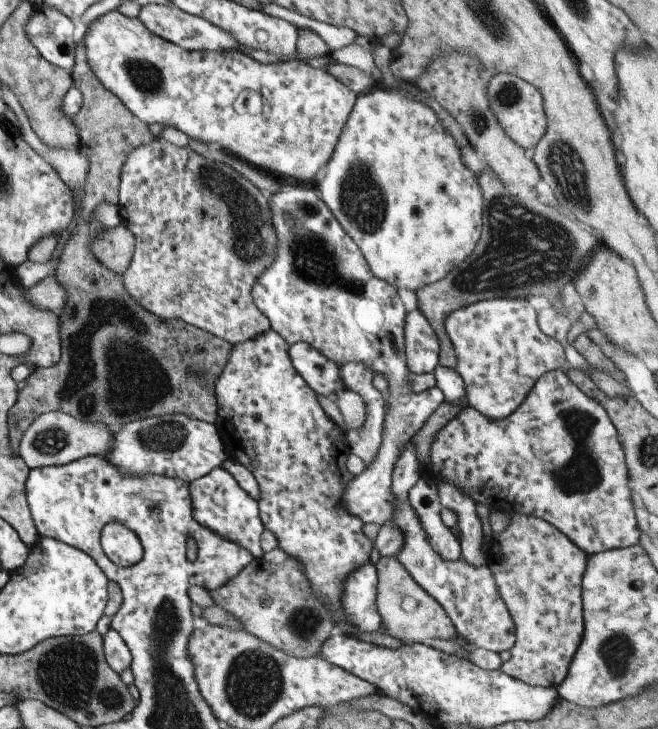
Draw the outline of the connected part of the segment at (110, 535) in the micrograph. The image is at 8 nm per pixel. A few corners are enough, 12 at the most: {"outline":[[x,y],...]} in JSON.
{"outline":[[119,523],[101,529],[103,554],[121,568],[143,554],[135,533]]}

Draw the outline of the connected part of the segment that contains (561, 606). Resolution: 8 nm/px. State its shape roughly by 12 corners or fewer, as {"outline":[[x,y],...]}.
{"outline":[[511,515],[486,564],[515,625],[499,670],[557,688],[587,555]]}

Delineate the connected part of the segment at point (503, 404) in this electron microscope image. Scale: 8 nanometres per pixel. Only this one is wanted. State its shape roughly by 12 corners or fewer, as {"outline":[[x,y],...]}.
{"outline":[[526,299],[445,317],[466,401],[509,416],[568,367]]}

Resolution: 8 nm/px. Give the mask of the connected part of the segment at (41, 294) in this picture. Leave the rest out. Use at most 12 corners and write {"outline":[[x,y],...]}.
{"outline":[[55,275],[24,289],[36,307],[58,314],[66,292]]}

